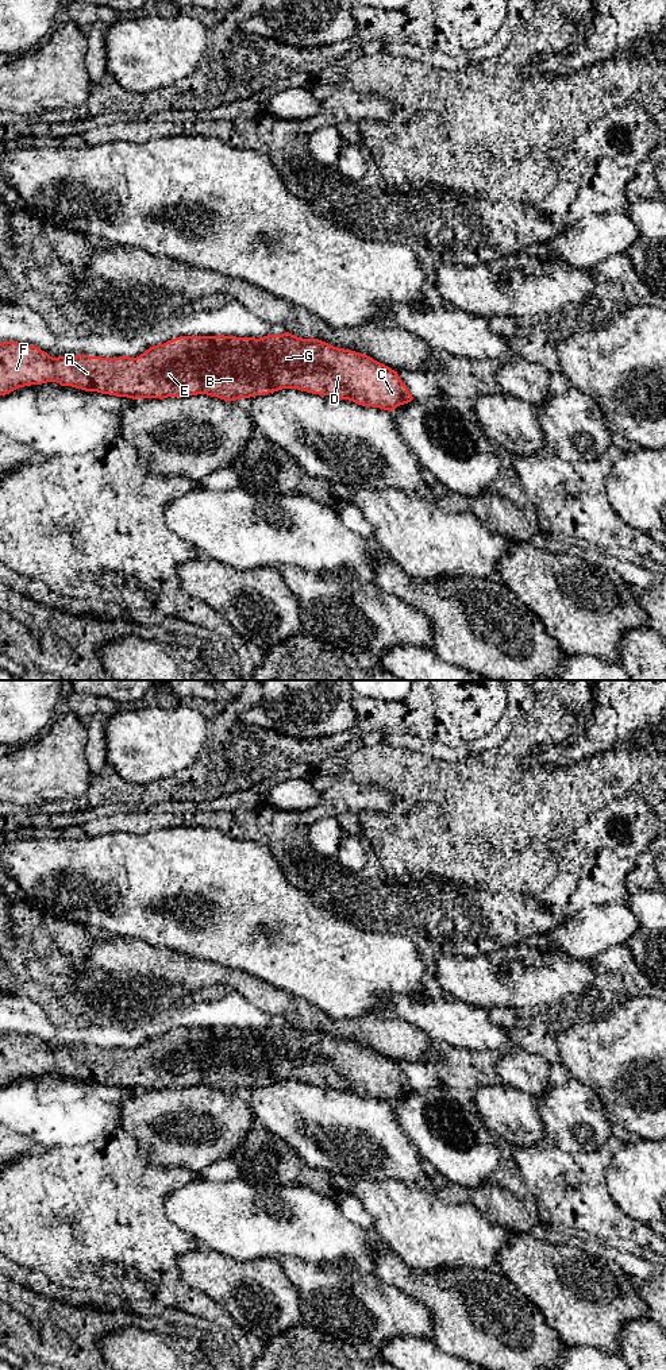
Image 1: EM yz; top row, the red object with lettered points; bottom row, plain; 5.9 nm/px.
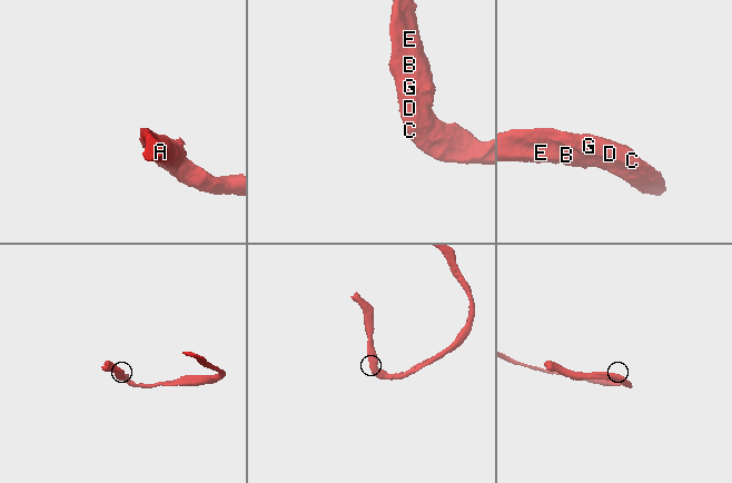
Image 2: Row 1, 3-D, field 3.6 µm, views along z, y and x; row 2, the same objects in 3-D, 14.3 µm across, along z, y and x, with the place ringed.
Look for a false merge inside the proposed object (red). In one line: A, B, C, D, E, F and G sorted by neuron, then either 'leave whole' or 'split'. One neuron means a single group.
A B C D E F G; leave whole

